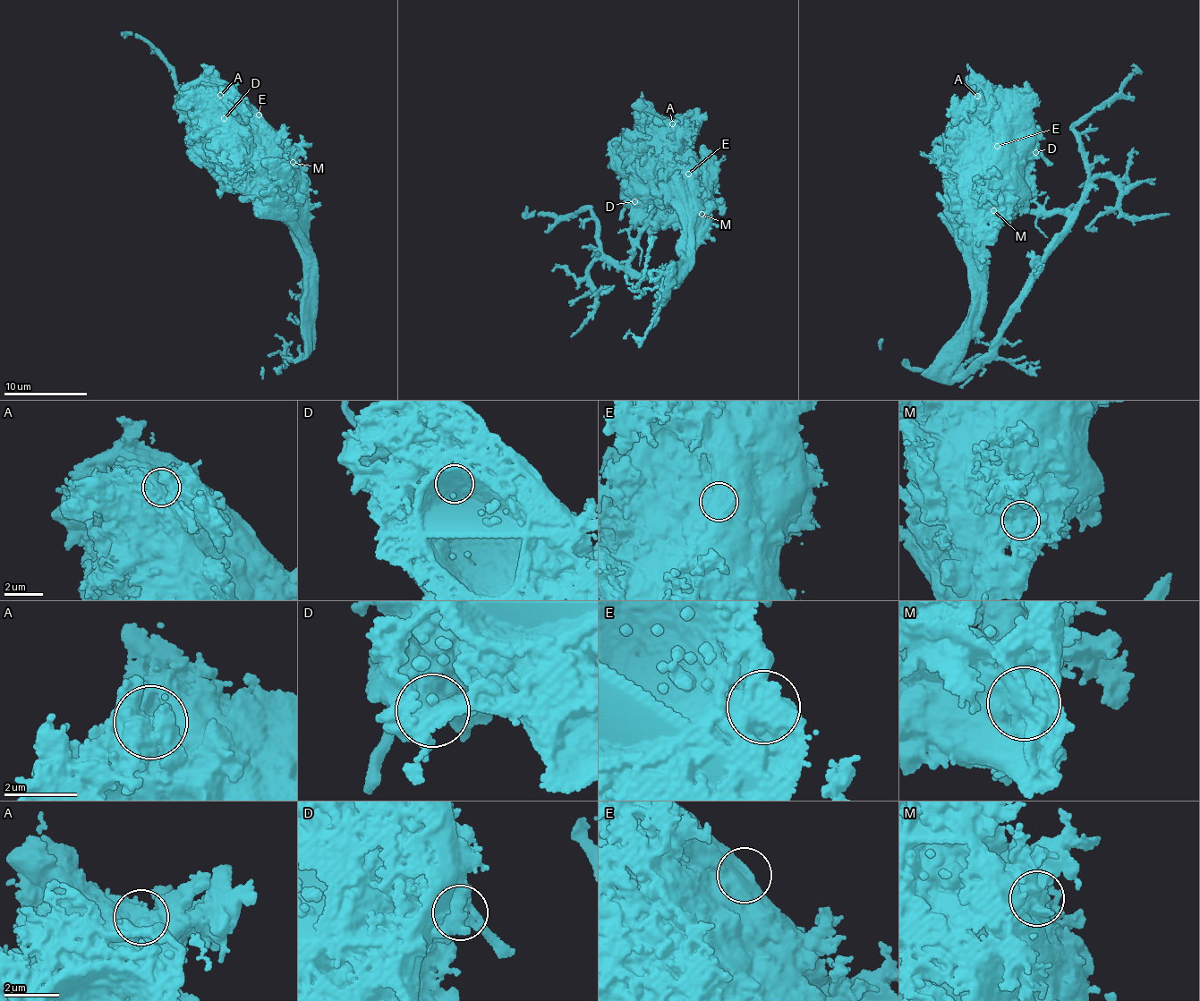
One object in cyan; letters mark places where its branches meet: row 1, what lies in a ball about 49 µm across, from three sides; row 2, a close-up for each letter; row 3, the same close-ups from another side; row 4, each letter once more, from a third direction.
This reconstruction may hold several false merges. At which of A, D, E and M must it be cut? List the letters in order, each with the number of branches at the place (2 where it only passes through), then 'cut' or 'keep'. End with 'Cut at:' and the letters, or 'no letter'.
A: 1 branches meet; keep
D: 2 branches meet; keep
E: 1 branches meet; keep
M: 2 branches meet; keep
Cut at: no letter

